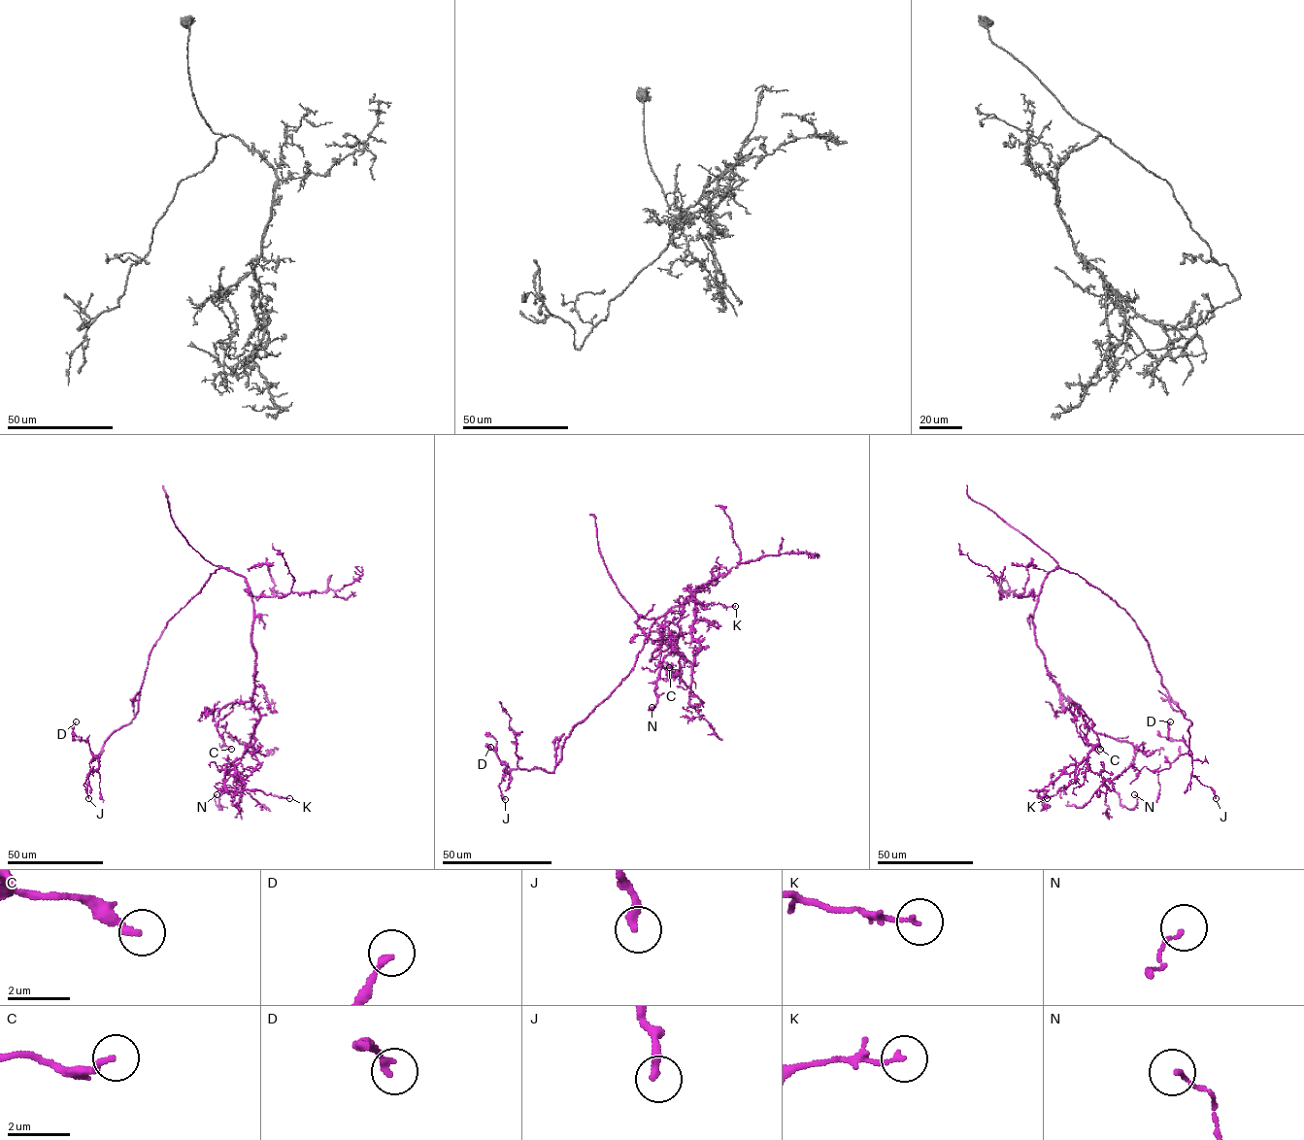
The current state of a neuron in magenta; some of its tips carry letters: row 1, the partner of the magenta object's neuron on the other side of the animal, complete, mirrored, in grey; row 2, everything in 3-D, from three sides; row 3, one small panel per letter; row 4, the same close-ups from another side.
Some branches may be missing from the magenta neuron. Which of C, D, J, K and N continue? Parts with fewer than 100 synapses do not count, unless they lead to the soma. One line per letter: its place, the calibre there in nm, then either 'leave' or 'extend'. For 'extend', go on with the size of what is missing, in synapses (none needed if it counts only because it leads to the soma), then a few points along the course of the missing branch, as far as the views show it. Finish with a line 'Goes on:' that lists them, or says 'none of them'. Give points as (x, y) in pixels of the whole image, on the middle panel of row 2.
C: (669, 667) | 200 nm | leave
D: (490, 747) | 200 nm | leave
J: (505, 799) | 280 nm | leave
K: (735, 606) | 150 nm | leave
N: (652, 707) | 110 nm | leave
Goes on: none of them

